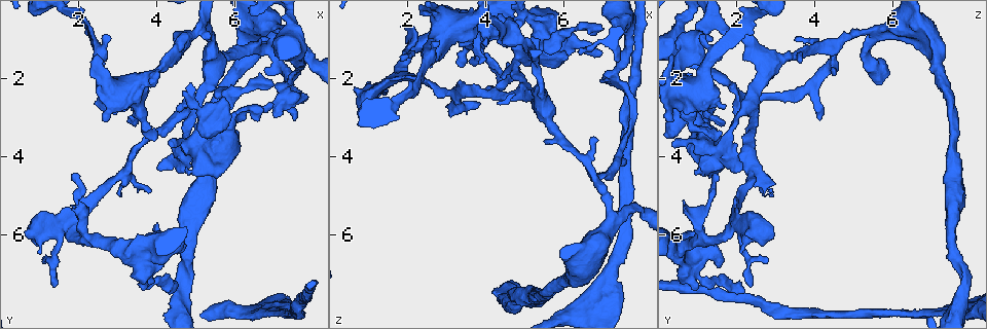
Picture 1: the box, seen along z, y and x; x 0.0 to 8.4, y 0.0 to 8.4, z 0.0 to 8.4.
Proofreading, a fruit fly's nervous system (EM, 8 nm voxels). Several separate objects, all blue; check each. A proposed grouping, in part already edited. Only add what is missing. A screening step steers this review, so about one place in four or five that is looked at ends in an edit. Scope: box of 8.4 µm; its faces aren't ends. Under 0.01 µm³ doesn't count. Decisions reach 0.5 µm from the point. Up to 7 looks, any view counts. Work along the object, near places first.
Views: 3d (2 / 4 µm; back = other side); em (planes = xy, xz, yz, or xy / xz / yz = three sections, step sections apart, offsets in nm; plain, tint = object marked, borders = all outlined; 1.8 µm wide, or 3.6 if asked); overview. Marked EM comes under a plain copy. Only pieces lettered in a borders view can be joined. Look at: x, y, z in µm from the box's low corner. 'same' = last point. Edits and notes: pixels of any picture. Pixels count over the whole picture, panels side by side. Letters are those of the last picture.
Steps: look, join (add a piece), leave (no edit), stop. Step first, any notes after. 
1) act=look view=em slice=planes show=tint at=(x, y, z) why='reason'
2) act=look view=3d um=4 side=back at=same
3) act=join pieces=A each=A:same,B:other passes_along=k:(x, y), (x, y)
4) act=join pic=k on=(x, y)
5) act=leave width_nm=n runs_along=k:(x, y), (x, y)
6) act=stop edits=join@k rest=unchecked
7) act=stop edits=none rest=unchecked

act=look view=3d um=4 at=(4.70, 4.35, 1.10) why='branch stops here'

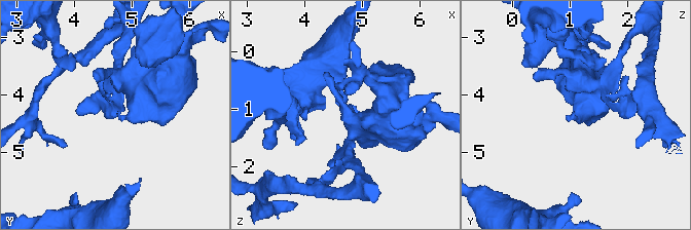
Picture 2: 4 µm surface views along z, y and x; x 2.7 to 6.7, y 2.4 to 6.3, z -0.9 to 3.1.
act=look view=em slice=planes show=borders at=(4.75, 4.35, 1.05)

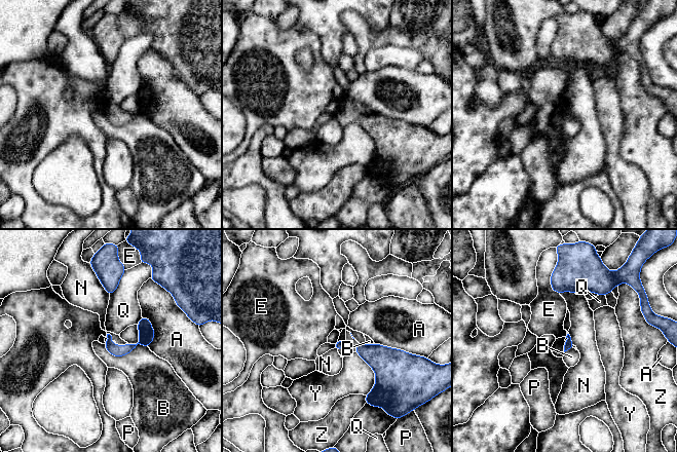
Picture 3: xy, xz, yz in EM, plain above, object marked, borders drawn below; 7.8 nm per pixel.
act=leave longest_contact=Y:360nm each=A:other,B:other,E:other,N:other,P:other,Q:other,Y:other,Z:other found='none of them fits'

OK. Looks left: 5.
act=look view=em slice=planes show=borders at=(2.55, 2.80, 1.75) why='free end'

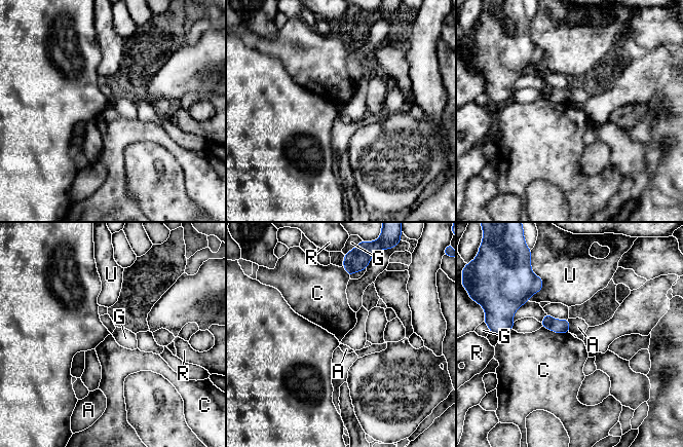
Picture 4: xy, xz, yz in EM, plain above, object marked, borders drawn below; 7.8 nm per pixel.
act=leave longest_contact=U:220nm each=A:other,C:other,G:other,R:other,U:other border=4:(542, 326), (556, 332), (568, 332) found='no lettered piece goes on from it'

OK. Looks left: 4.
act=look view=3d um=2 at=(2.05, 5.20, 0.65) why='branch stops here'

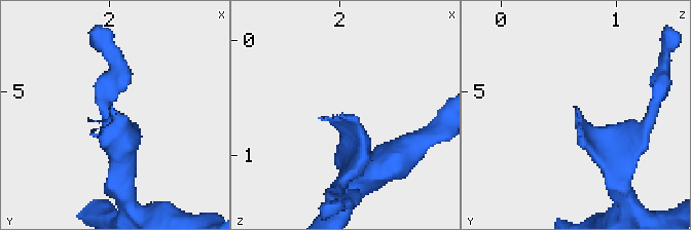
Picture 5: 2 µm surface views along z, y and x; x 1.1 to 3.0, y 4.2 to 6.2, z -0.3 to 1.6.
act=look view=em slice=xz step=16 show=tint at=(2.06, 5.18, 0.66) why='shape alone is not enough'

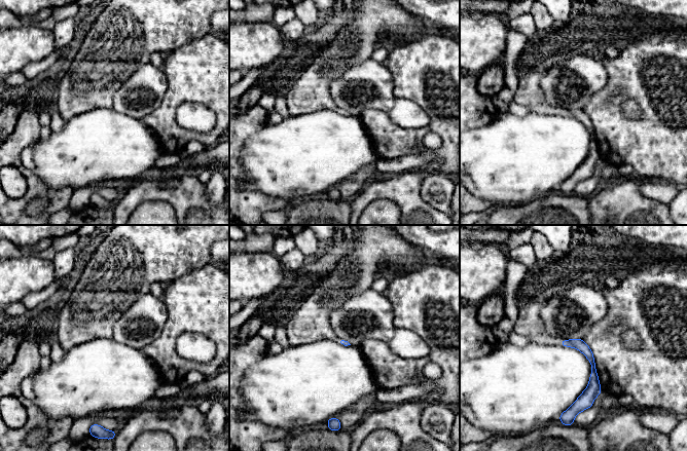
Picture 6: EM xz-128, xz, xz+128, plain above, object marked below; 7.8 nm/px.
act=look view=em slice=planes show=borders at=same

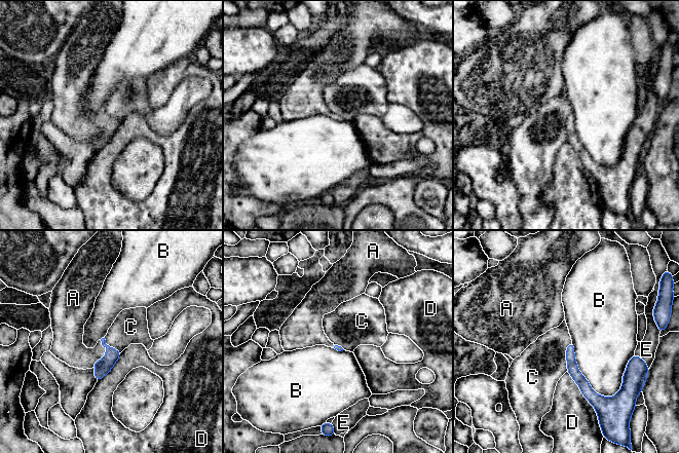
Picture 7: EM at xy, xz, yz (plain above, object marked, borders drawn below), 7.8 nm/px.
act=join pieces=A each=A:same,B:other,C:other,D:other,E:other passes_along=7:(103, 367), (106, 354), (74, 352) found='the neuron continues'

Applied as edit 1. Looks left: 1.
act=stop edits=join@7 rest=unchecked

